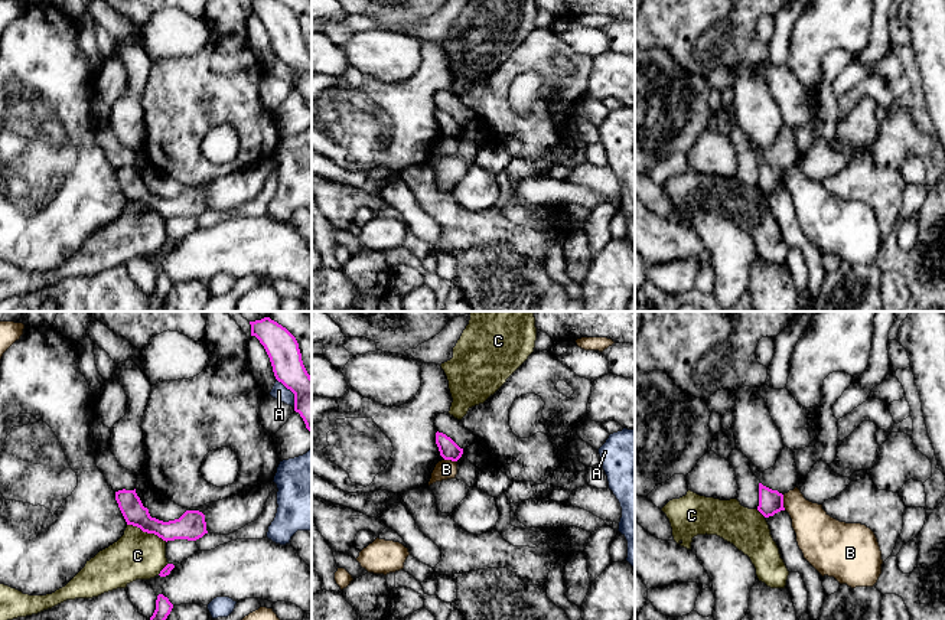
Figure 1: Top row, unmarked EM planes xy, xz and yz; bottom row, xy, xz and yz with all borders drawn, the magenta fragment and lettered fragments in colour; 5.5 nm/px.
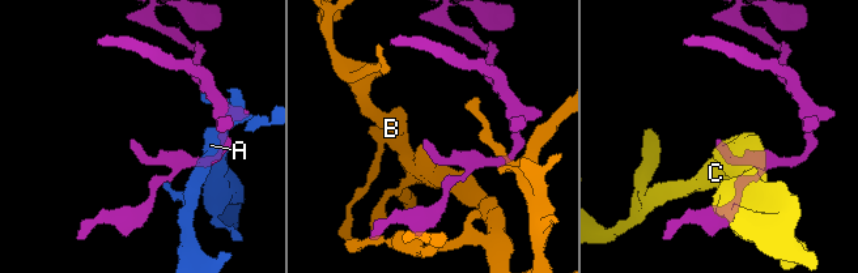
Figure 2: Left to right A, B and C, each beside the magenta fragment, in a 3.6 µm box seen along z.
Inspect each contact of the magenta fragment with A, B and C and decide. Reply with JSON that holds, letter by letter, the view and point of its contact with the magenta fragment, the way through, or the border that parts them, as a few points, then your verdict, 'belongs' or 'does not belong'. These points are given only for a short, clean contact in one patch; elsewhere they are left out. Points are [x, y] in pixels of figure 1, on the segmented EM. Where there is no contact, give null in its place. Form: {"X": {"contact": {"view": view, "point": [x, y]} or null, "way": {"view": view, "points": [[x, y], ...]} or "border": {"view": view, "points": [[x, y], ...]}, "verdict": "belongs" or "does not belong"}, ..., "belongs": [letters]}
{"A": {"contact": {"view": "xy", "point": [292, 391]}, "verdict": "does not belong"}, "B": {"contact": {"view": "yz", "point": [782, 502]}, "border": {"view": "yz", "points": [[782, 495], [782, 506], [785, 509]]}, "verdict": "does not belong"}, "C": {"contact": {"view": "xy", "point": [147, 532]}, "border": {"view": "xy", "points": [[127, 524], [153, 532], [166, 541]]}, "verdict": "does not belong"}, "belongs": []}

